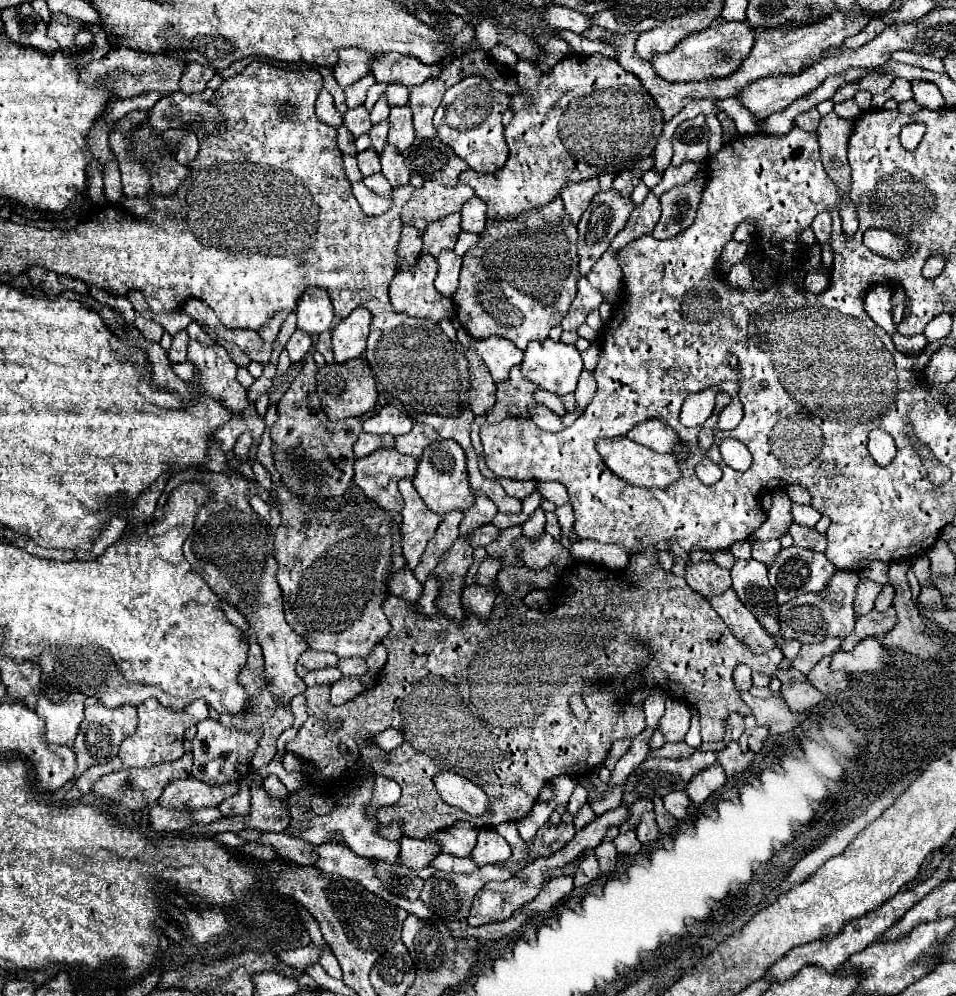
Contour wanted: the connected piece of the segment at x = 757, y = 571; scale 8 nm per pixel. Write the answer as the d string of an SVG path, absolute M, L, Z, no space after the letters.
M736 560L732 566L732 588L758 618L758 622L776 638L780 638L778 628L778 604L774 600L774 588L766 576L766 564L758 560Z

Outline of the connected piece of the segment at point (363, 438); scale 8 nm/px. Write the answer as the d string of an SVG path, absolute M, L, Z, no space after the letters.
M362 432L354 444L354 454L356 458L364 458L368 454L372 454L374 450L378 448L384 448L384 446L394 446L394 438L392 436L376 436L376 434L366 434Z

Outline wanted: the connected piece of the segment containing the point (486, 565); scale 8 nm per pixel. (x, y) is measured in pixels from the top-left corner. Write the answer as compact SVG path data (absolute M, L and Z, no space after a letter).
M488 556L488 558L482 562L482 568L478 570L478 580L476 580L476 584L482 584L482 586L492 584L494 578L496 578L496 574L498 574L498 570L500 570L498 558Z

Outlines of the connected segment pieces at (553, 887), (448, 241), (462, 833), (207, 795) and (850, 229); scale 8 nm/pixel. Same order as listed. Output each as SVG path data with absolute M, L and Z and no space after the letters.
M558 876L546 882L546 886L542 886L540 894L526 904L528 910L532 912L546 912L550 910L558 900L562 900L564 896L568 896L572 892L574 884L572 884L572 876Z
M450 214L442 220L436 220L426 228L422 240L424 240L424 254L438 256L442 250L452 250L456 246L458 234L460 234L460 214Z
M458 820L454 822L454 826L432 834L430 838L434 842L438 842L440 852L448 852L448 854L456 854L456 856L468 856L476 844L476 834L478 828L466 820Z
M194 776L172 780L158 802L162 806L174 806L174 808L190 808L190 810L200 810L206 806L218 806L222 800L234 796L238 792L238 784L220 784L220 786L210 786Z
M850 200L842 202L840 218L842 218L842 232L844 232L844 236L852 238L856 234L856 230L858 230L858 216L856 216L856 208L854 208L854 204L850 204Z

